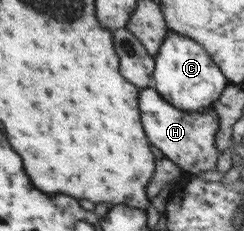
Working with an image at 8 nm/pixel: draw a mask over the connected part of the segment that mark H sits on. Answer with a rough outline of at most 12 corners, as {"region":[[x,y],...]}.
{"region":[[139,90],[148,141],[181,171],[217,169],[214,108],[186,113]]}

